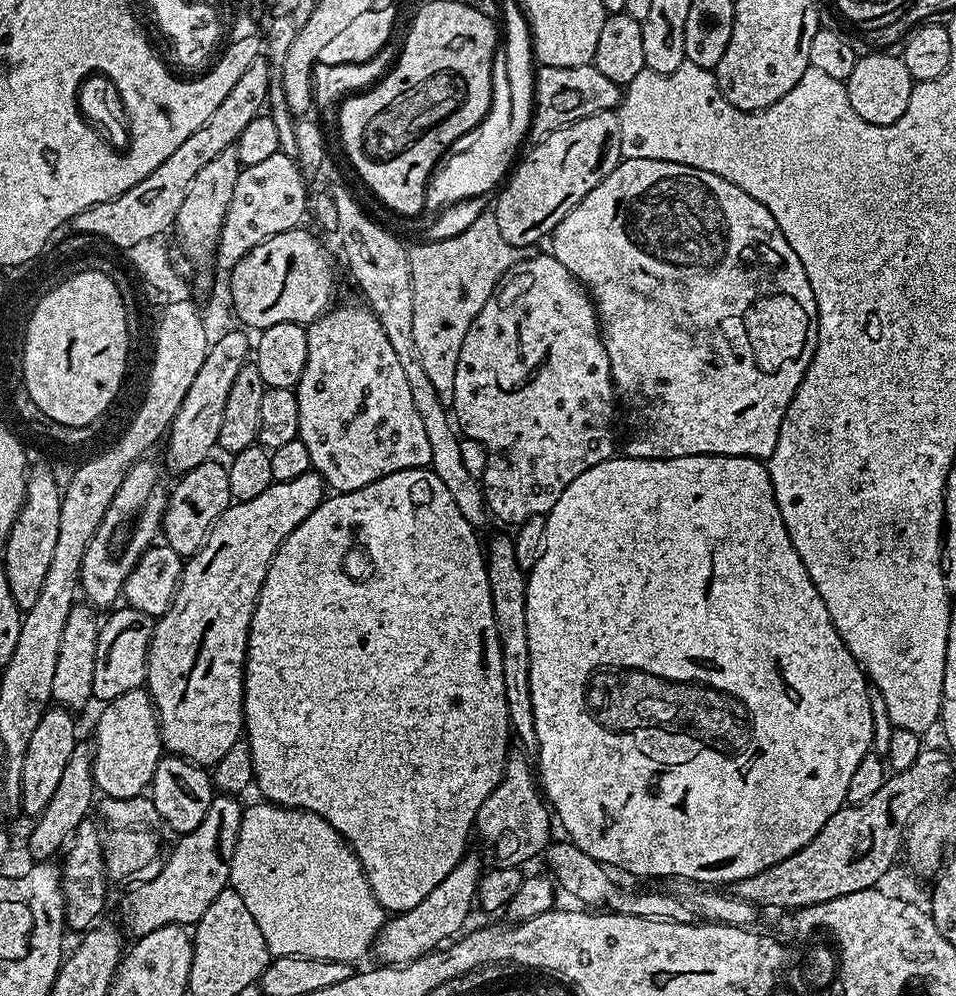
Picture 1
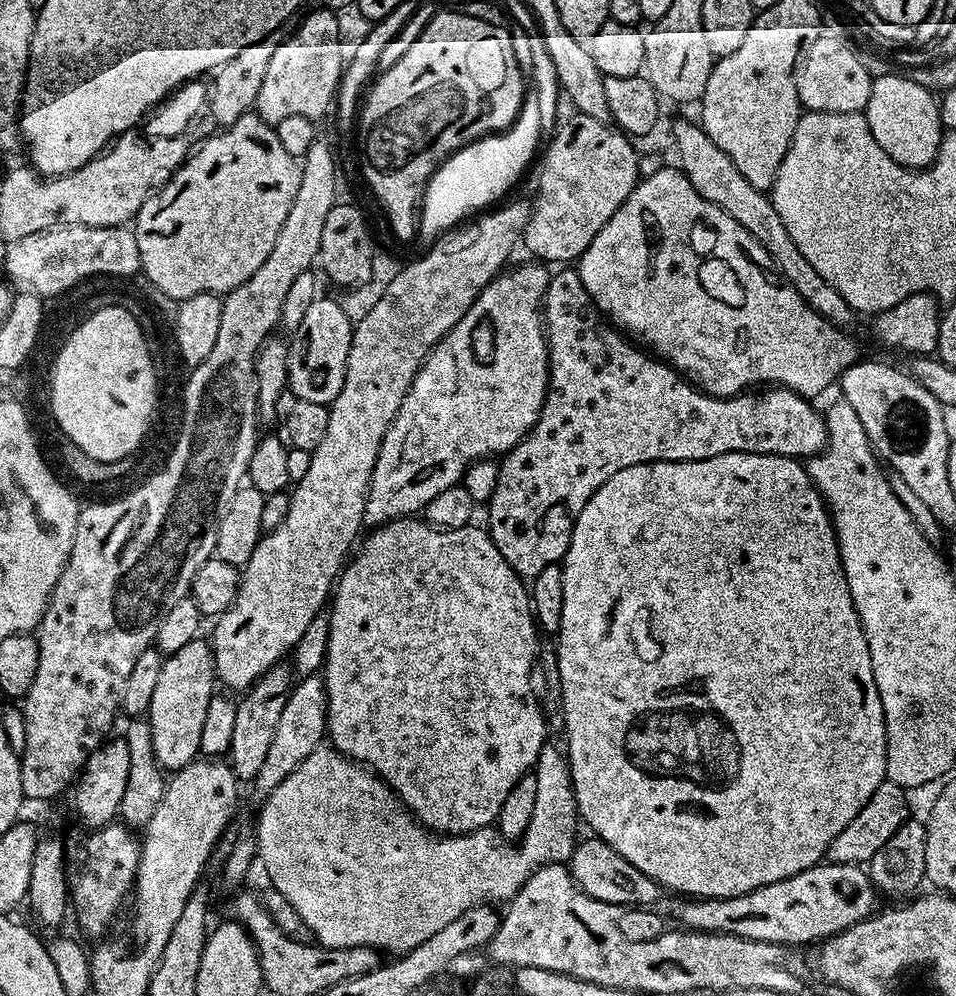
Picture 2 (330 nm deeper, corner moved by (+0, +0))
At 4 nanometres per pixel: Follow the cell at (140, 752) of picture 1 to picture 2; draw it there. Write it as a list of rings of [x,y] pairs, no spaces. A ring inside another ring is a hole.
[[[197,638],[186,642],[182,650],[171,653],[164,660],[162,674],[154,685],[154,698],[146,713],[146,723],[152,735],[152,749],[161,769],[179,770],[197,759],[202,742],[202,726],[206,719],[206,706],[214,694],[214,665],[209,641]]]

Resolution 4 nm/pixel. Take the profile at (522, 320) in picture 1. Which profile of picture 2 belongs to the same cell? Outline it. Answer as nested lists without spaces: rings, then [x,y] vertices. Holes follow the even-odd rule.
[[[579,271],[560,272],[557,276],[555,273],[549,279],[548,293],[544,295],[542,305],[542,323],[546,329],[546,343],[548,345],[548,393],[544,399],[540,416],[537,418],[536,425],[533,426],[531,432],[524,439],[519,440],[499,461],[498,482],[494,486],[494,494],[486,502],[489,524],[487,524],[487,527],[490,529],[494,546],[498,546],[502,558],[506,558],[506,562],[510,562],[512,569],[522,578],[535,578],[538,574],[542,574],[542,570],[546,570],[546,566],[560,564],[563,561],[566,550],[570,546],[572,527],[582,510],[582,506],[586,506],[586,502],[591,496],[611,476],[618,474],[618,470],[626,470],[626,466],[653,464],[656,460],[701,460],[702,458],[714,458],[718,454],[730,454],[731,452],[753,452],[754,454],[770,454],[771,456],[811,458],[817,455],[828,441],[828,427],[825,417],[821,413],[819,416],[808,405],[811,403],[797,392],[776,386],[771,390],[761,391],[764,392],[761,396],[748,396],[752,394],[741,394],[727,398],[710,396],[685,380],[675,368],[669,366],[665,361],[653,358],[647,351],[641,350],[635,343],[629,342],[615,327],[609,326],[607,323],[604,323],[605,325],[600,324],[600,320],[602,321],[601,313],[593,304],[592,299],[588,297],[588,291],[582,286]]]

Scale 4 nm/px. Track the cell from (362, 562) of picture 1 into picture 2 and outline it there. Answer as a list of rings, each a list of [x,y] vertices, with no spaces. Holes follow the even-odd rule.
[[[399,518],[397,520],[389,520],[387,524],[373,527],[369,531],[372,533],[368,537],[366,537],[367,535],[363,537],[363,540],[365,540],[364,545],[362,545],[363,540],[359,545],[359,548],[361,547],[360,553],[358,553],[358,548],[355,555],[345,563],[334,585],[334,591],[331,593],[330,609],[332,608],[332,612],[329,611],[327,613],[328,650],[324,653],[324,667],[322,669],[324,690],[328,695],[328,727],[326,729],[326,736],[330,741],[331,747],[335,748],[337,752],[341,752],[343,756],[348,757],[349,760],[355,760],[357,764],[375,772],[400,797],[404,807],[416,817],[423,827],[431,830],[433,833],[447,834],[449,836],[471,834],[477,832],[479,828],[486,828],[495,823],[496,817],[500,815],[502,810],[502,802],[506,802],[510,790],[514,790],[514,786],[518,786],[520,779],[529,775],[535,769],[540,759],[540,751],[546,746],[544,735],[549,735],[550,732],[546,723],[545,713],[542,711],[541,703],[537,699],[537,693],[532,686],[532,672],[538,660],[538,643],[536,644],[538,625],[534,619],[534,605],[530,599],[529,589],[526,587],[522,577],[512,569],[510,562],[506,562],[506,558],[502,558],[498,546],[494,546],[491,535],[483,527],[481,527],[482,529],[476,527],[443,529],[435,527],[420,518]]]

